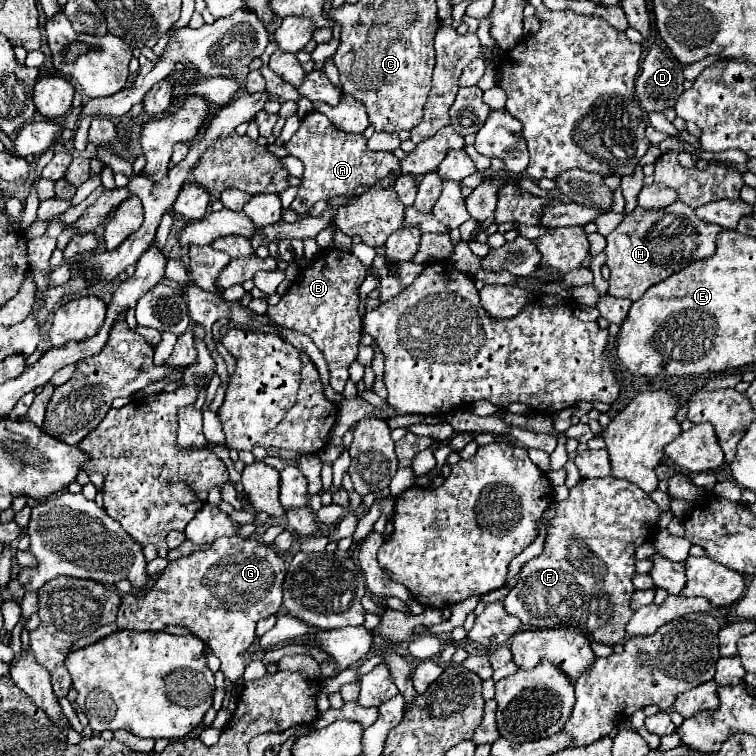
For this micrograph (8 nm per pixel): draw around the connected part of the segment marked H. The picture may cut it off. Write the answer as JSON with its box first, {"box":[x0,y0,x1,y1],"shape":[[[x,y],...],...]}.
{"box":[607,202,721,300],"shape":[[[675,202],[667,208],[659,208],[659,210],[645,210],[645,208],[635,208],[631,214],[627,214],[623,218],[623,222],[607,236],[607,266],[611,270],[609,276],[609,294],[615,298],[629,298],[629,300],[639,300],[647,288],[651,288],[653,284],[669,278],[671,274],[683,270],[685,266],[697,262],[697,260],[705,260],[715,252],[715,240],[717,234],[721,232],[721,228],[717,224],[707,224],[705,220],[699,220],[699,216],[695,216],[695,210],[689,208],[683,202]]]}

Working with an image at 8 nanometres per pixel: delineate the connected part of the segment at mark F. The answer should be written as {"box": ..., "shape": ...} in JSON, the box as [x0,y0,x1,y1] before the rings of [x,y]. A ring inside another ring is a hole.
{"box":[505,476,659,646],"shape":[[[613,476],[581,480],[575,488],[571,488],[569,498],[557,504],[557,514],[551,520],[545,542],[545,552],[521,568],[521,580],[505,598],[505,612],[539,630],[567,628],[607,646],[619,644],[625,638],[625,626],[633,616],[629,606],[631,594],[635,592],[631,582],[635,574],[633,554],[635,548],[647,542],[647,538],[657,530],[655,520],[659,520],[659,508],[639,486]]]}

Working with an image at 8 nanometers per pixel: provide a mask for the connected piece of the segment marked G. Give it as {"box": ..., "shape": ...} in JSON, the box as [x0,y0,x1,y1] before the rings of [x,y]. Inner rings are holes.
{"box":[117,538,285,692],"shape":[[[221,538],[205,552],[193,552],[185,558],[171,562],[161,576],[153,582],[153,586],[145,594],[123,596],[117,626],[127,630],[163,630],[165,626],[187,626],[191,634],[201,638],[205,646],[221,660],[221,672],[235,686],[237,692],[243,690],[243,684],[237,680],[243,676],[245,658],[241,656],[255,642],[255,624],[261,618],[277,614],[281,610],[283,600],[283,580],[285,580],[285,560],[271,546],[265,546],[251,538]]]}

